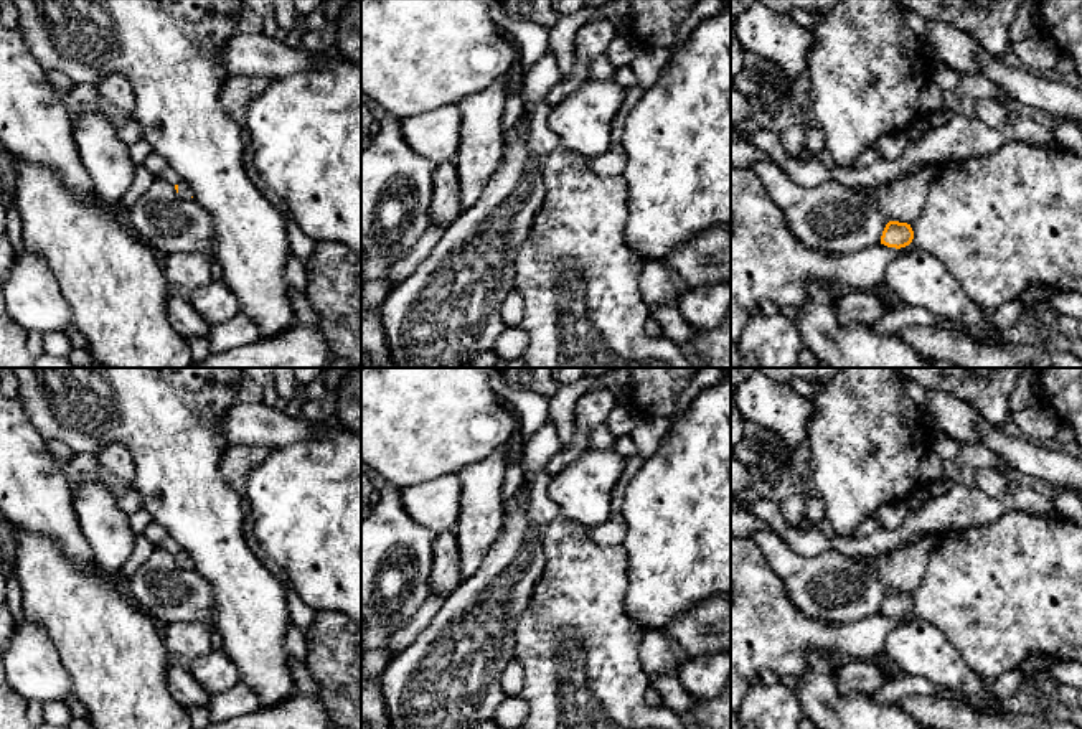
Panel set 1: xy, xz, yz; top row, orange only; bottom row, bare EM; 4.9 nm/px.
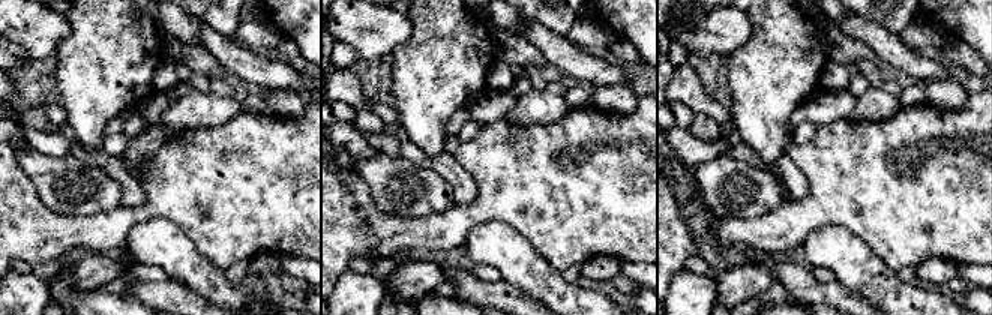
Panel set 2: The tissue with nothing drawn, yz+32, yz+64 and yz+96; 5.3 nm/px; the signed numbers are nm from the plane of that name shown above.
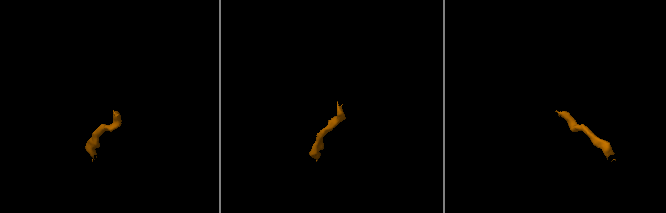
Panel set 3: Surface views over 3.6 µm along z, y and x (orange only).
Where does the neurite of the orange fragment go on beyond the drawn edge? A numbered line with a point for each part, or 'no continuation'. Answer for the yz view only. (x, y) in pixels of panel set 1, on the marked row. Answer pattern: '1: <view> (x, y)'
no continuation

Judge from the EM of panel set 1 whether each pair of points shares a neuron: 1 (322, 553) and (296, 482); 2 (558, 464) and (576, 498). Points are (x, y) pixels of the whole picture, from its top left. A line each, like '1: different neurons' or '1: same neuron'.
1: same neuron
2: different neurons

